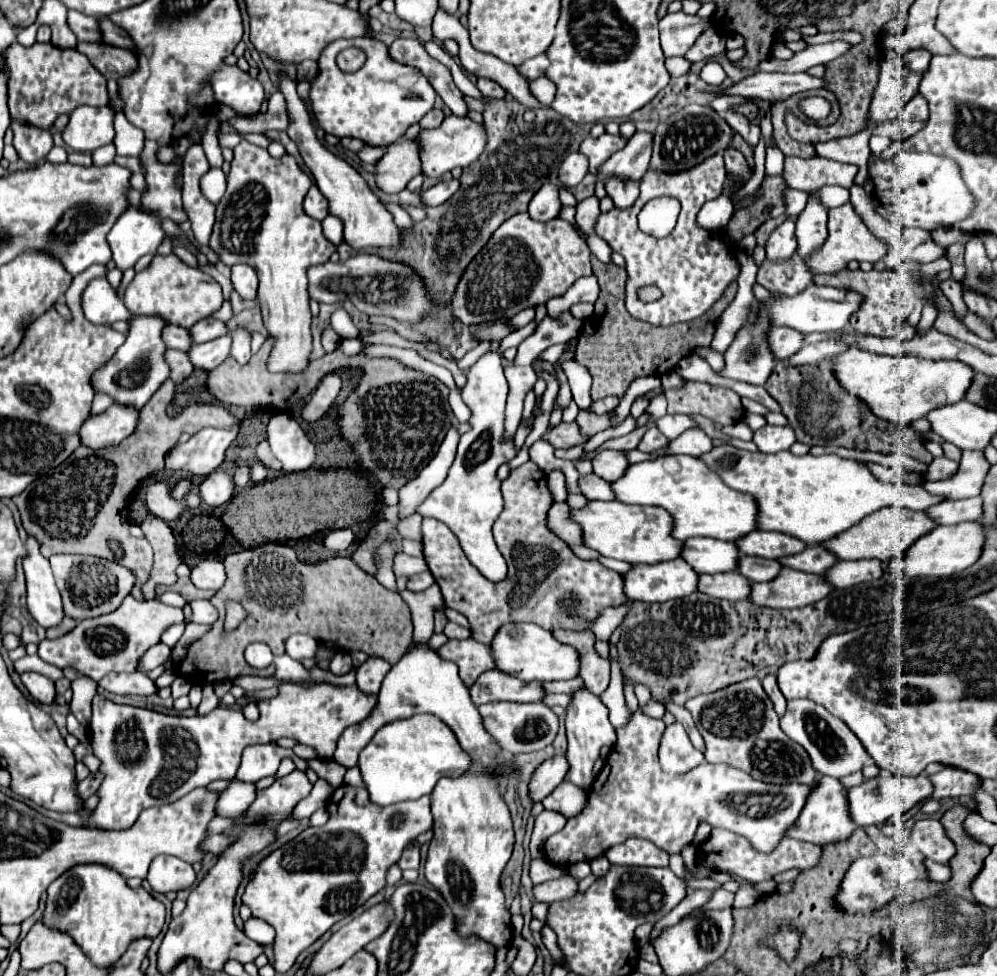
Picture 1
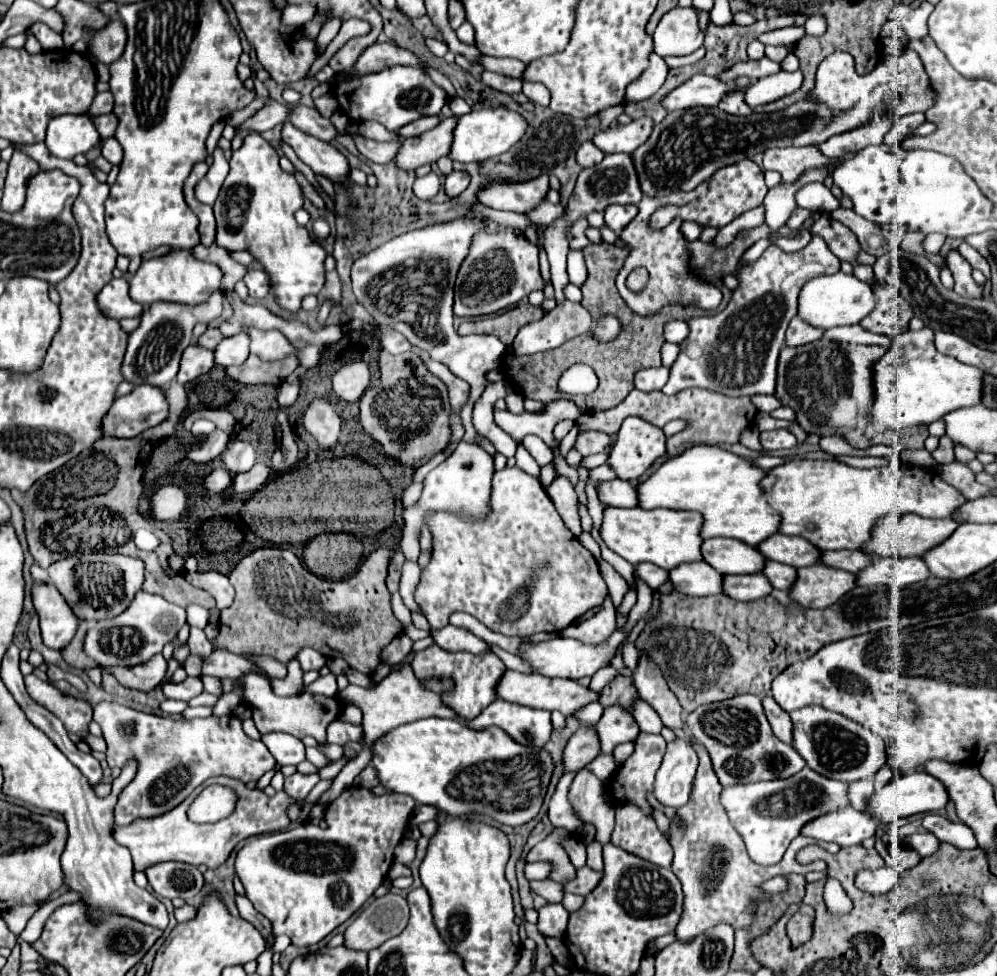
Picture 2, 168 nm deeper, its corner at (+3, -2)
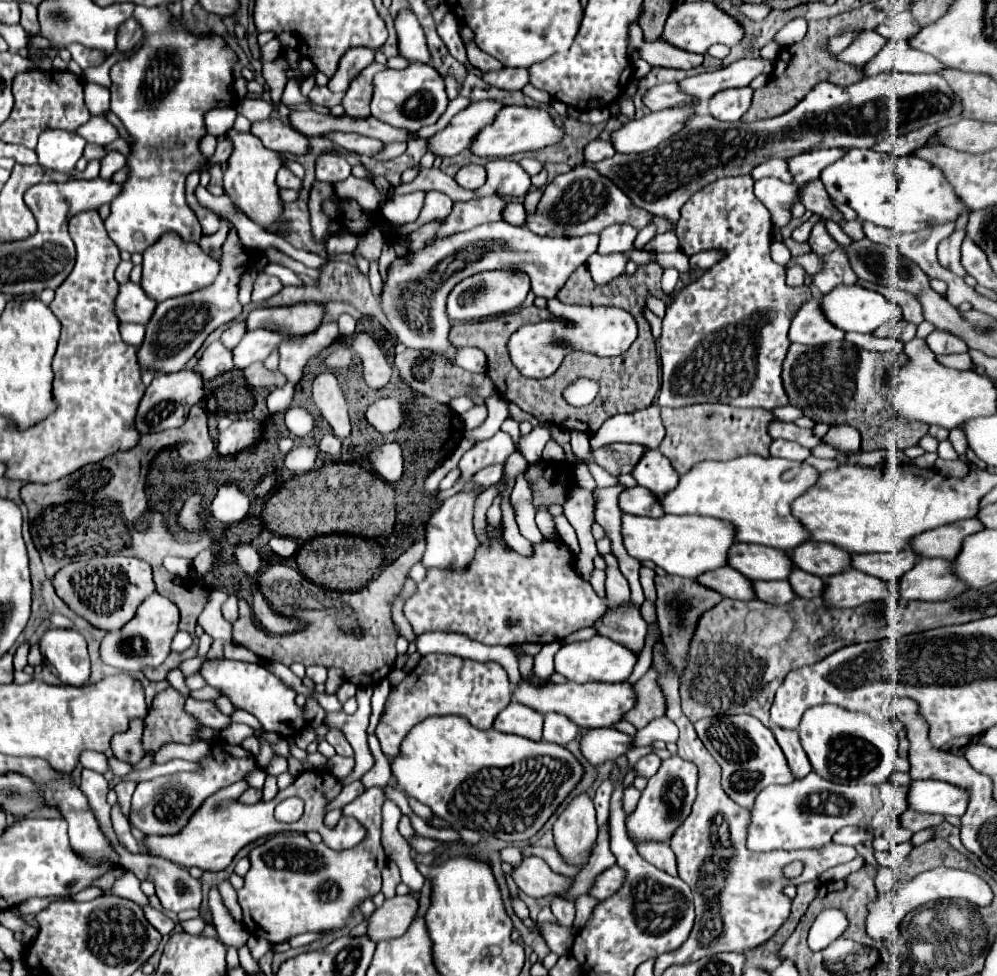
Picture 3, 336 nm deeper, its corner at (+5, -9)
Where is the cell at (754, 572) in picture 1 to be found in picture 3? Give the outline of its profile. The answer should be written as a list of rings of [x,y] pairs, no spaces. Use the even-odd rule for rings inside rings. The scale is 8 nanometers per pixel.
[[[795,569],[789,577],[789,583],[793,587],[793,591],[803,597],[803,599],[813,599],[813,597],[821,597],[825,591],[825,581],[823,577],[811,575],[803,569]]]

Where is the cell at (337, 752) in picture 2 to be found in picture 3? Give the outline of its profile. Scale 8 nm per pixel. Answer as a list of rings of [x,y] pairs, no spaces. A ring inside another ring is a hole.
[[[333,728],[329,729],[325,738],[335,748],[338,755],[354,757],[353,748],[341,731]]]

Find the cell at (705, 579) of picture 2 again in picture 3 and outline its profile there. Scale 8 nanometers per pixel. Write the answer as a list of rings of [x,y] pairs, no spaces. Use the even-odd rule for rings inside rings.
[[[721,567],[721,569],[715,569],[715,571],[703,573],[699,577],[699,583],[719,591],[723,597],[743,599],[743,601],[755,599],[753,581],[747,579],[743,573],[735,571],[733,567]]]

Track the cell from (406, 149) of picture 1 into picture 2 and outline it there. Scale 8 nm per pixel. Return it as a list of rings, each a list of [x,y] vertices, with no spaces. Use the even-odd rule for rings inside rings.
[[[455,116],[445,118],[433,130],[417,136],[417,138],[403,140],[403,144],[393,160],[397,164],[397,168],[411,172],[411,170],[417,170],[419,166],[437,162],[441,156],[447,156],[447,152],[451,148],[451,132],[455,128],[455,120],[457,120]]]

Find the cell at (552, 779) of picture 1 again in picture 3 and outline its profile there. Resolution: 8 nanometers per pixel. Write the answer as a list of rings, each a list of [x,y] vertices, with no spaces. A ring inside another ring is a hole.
[[[589,729],[581,739],[581,751],[593,765],[601,765],[607,759],[615,761],[619,755],[625,755],[631,747],[633,747],[633,737],[627,733],[621,733],[617,729]]]

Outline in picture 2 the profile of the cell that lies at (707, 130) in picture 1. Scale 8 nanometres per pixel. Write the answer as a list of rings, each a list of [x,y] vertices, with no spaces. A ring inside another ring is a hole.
[[[909,48],[909,52],[903,52],[901,56],[885,55],[881,62],[877,64],[869,74],[862,77],[857,74],[854,66],[853,57],[847,52],[836,52],[827,56],[819,70],[817,70],[817,84],[813,90],[813,96],[817,100],[815,102],[797,102],[793,106],[789,106],[783,112],[775,112],[775,114],[761,114],[761,112],[753,112],[747,118],[741,116],[731,116],[725,114],[719,108],[687,108],[687,110],[675,110],[669,112],[651,132],[649,140],[645,140],[645,144],[641,144],[635,152],[633,152],[633,162],[639,174],[639,182],[641,182],[641,190],[649,196],[667,196],[675,190],[683,190],[689,192],[695,186],[699,186],[703,180],[707,180],[715,170],[735,164],[739,160],[751,158],[757,152],[765,152],[767,148],[773,146],[807,146],[807,144],[821,144],[827,138],[847,132],[866,124],[871,120],[871,116],[875,112],[889,112],[895,119],[905,116],[905,114],[913,114],[913,112],[925,112],[927,108],[933,106],[935,102],[935,92],[929,86],[929,78],[923,70],[921,58],[917,56],[917,52],[913,52]]]

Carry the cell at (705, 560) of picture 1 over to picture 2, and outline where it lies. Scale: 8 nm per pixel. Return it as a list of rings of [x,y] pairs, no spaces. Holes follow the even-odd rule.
[[[709,538],[701,544],[703,560],[723,574],[755,574],[761,572],[765,558],[757,548],[733,538]]]

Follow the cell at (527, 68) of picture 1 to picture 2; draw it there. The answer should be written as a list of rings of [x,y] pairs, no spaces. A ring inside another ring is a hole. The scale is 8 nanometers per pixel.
[[[483,56],[481,64],[485,70],[503,74],[503,76],[511,76],[511,78],[523,78],[525,72],[525,64],[521,60],[513,60],[513,58],[493,58],[493,56]]]

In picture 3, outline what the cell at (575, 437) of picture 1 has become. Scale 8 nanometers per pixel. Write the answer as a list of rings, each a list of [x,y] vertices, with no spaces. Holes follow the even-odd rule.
[[[611,443],[593,451],[593,459],[607,469],[611,475],[631,473],[639,457],[647,451],[647,447],[639,447],[633,443]]]

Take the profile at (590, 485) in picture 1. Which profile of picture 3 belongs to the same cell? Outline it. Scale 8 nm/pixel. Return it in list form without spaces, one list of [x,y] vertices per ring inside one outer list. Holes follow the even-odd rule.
[[[645,487],[625,489],[619,495],[619,507],[623,513],[631,513],[631,515],[645,515],[645,517],[665,515],[659,497],[651,495],[651,491],[647,491]]]

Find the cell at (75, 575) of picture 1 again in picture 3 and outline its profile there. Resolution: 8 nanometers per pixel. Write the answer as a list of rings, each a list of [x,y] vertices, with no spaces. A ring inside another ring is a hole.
[[[95,557],[89,561],[75,561],[57,571],[53,577],[55,593],[91,625],[117,631],[133,619],[137,607],[155,591],[151,565],[135,557]]]

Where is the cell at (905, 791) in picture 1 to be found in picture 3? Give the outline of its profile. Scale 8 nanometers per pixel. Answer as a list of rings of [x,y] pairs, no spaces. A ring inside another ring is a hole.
[[[913,781],[907,801],[913,811],[961,817],[969,803],[969,791],[945,781]]]

